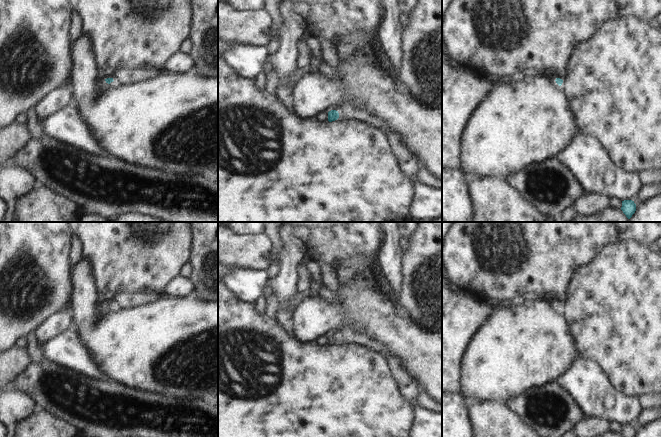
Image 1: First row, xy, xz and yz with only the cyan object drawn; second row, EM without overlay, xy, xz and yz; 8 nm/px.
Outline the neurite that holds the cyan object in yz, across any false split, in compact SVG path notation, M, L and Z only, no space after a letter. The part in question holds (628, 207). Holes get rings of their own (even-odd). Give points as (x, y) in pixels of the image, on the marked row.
M624 200L622 201L621 210L626 215L626 217L630 219L636 211L636 204L632 200Z

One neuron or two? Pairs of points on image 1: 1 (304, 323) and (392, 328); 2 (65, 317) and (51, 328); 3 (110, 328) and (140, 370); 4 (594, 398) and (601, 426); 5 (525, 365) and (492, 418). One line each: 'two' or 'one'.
1: one
2: one
3: one
4: two
5: two

